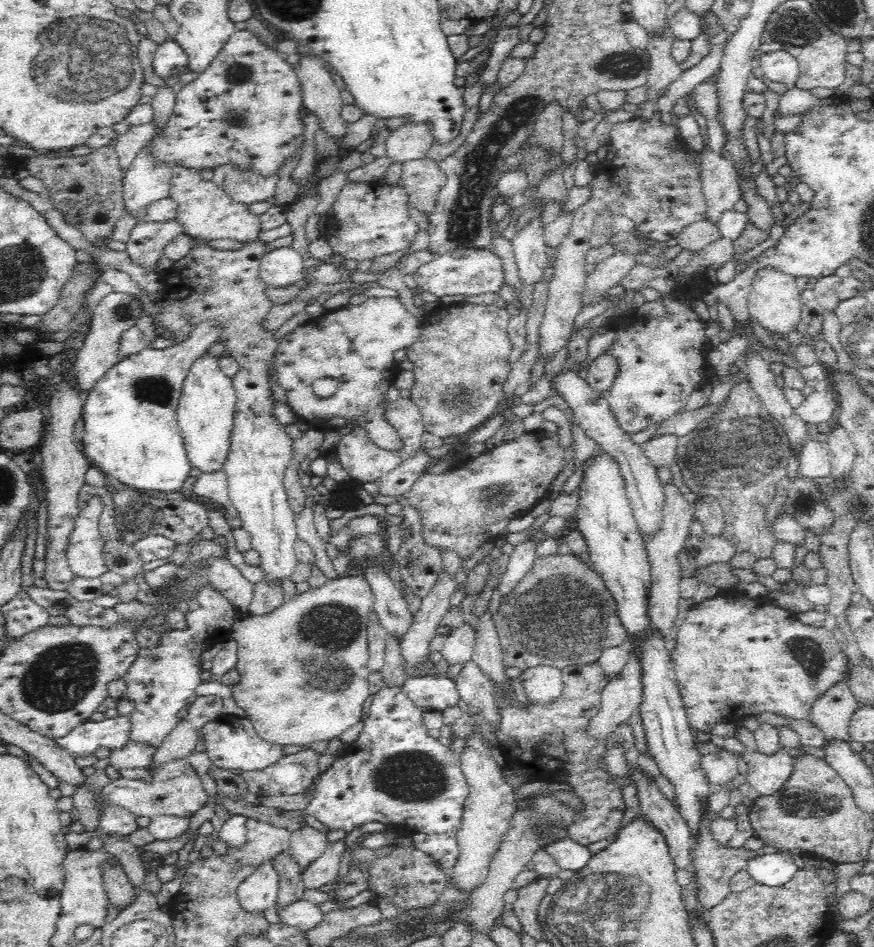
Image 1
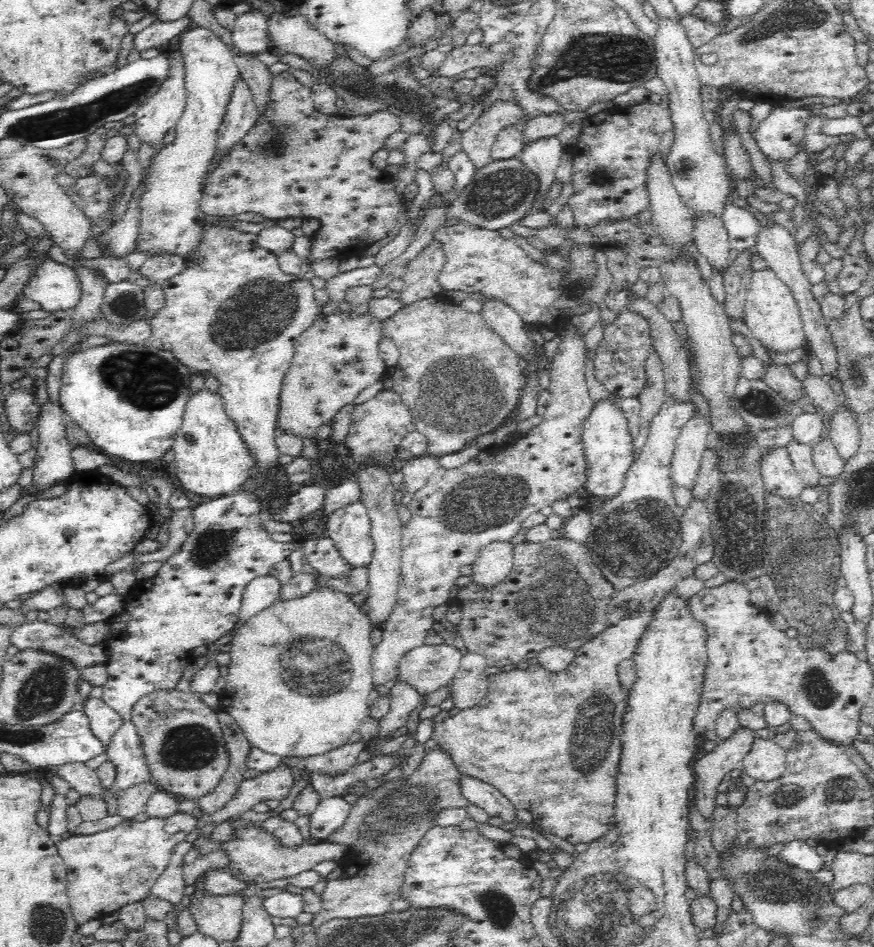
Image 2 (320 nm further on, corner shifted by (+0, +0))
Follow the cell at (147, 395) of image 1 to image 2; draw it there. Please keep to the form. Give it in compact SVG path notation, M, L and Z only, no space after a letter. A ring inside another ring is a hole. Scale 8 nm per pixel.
M114 342L89 348L62 366L59 404L81 432L92 438L91 447L124 463L150 464L160 460L173 447L190 396L193 373L168 351L146 344Z

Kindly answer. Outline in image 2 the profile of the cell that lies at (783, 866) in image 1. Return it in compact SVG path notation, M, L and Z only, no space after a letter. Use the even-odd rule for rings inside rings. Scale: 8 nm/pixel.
M792 841L784 845L777 858L782 864L799 872L816 872L821 865L821 858L816 849L804 841Z

